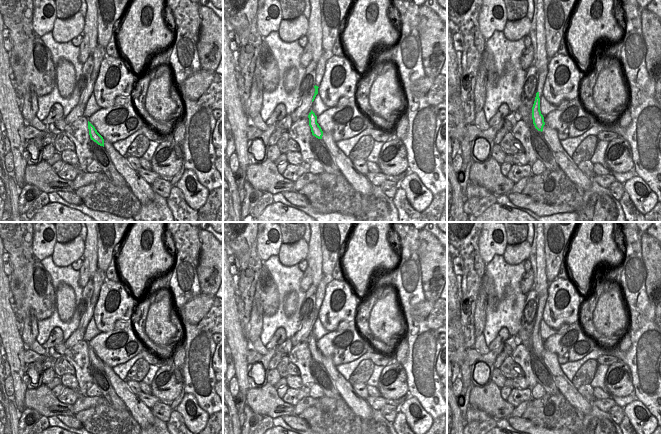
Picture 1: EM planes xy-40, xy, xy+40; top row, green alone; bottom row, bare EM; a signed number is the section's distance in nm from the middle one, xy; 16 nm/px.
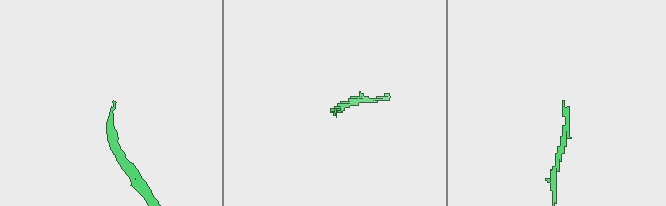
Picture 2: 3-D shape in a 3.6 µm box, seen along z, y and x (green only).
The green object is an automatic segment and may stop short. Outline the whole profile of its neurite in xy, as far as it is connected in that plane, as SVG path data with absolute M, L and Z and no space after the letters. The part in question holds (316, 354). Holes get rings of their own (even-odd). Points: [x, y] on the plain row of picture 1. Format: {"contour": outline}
{"contour": "M312 334L309 337L308 342L309 342L309 350L311 352L312 359L318 363L322 363L323 355L319 350L319 348L317 347L317 340Z"}

